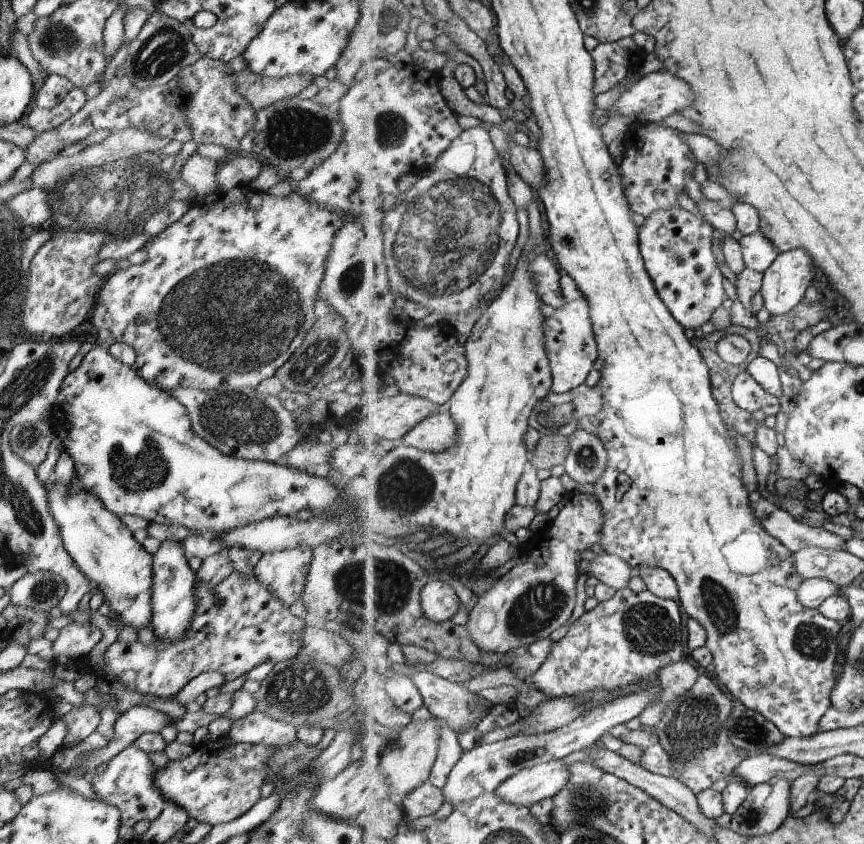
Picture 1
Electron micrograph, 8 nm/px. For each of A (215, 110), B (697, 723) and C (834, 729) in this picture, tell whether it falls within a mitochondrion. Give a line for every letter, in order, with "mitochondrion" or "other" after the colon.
A: other
B: mitochondrion
C: other

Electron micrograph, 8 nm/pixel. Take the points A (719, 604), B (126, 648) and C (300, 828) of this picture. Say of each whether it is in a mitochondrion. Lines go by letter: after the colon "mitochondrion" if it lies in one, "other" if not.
A: mitochondrion
B: other
C: mitochondrion

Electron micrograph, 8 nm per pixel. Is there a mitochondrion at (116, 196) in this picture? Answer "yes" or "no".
yes

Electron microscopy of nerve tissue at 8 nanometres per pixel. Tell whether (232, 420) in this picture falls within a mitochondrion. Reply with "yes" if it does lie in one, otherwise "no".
yes

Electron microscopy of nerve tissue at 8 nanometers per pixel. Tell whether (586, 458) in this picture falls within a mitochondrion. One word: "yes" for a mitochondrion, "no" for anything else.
yes

